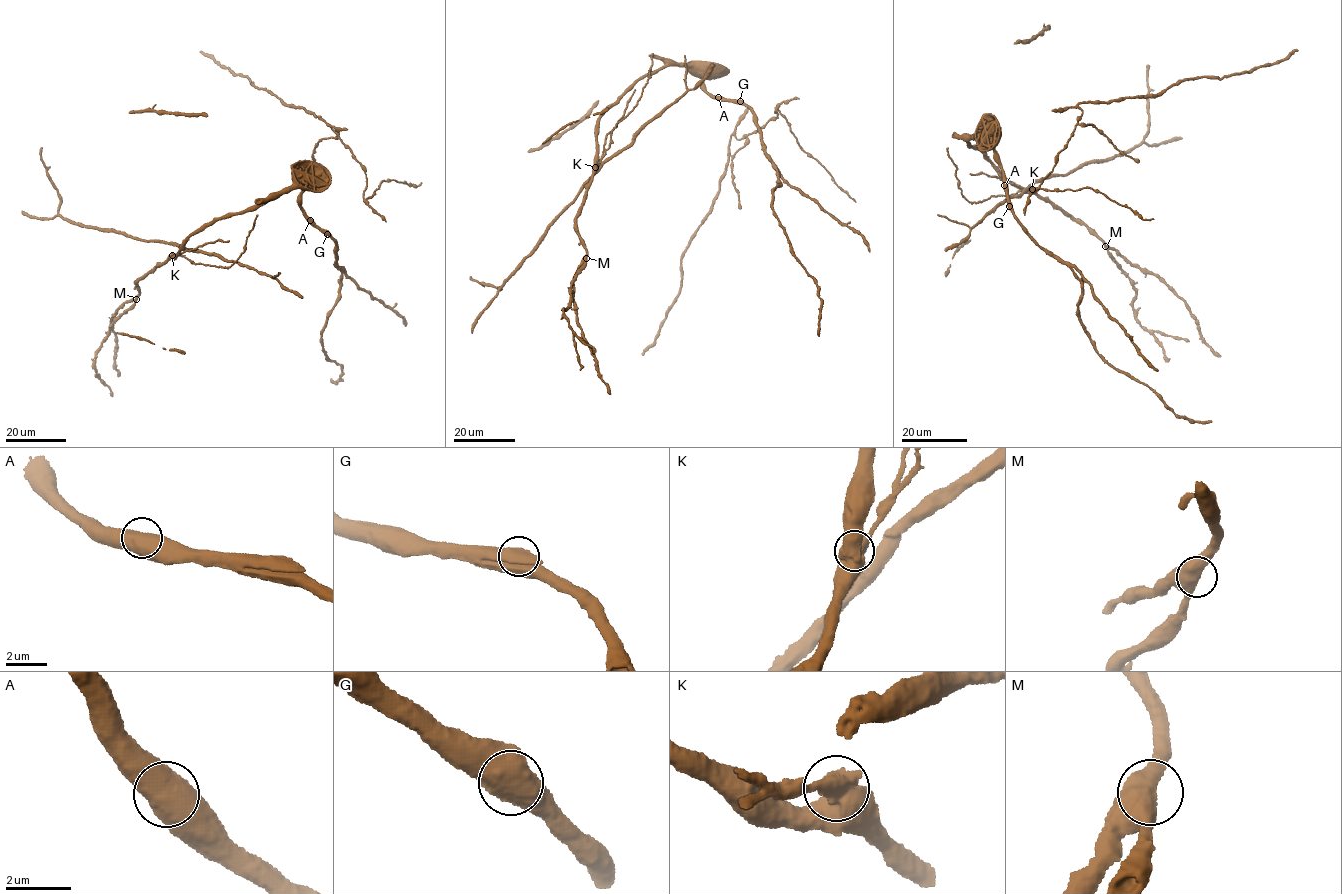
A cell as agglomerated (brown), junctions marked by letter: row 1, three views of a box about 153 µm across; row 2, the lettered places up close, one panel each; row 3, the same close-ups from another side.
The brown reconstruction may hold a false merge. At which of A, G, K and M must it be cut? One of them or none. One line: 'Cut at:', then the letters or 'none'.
Cut at: K

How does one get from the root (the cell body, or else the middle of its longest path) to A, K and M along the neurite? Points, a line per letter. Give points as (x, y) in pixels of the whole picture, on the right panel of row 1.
A: (996, 154), (1004, 185)
K: (996, 154), (990, 143), (969, 136), (968, 144), (984, 153), (984, 157), (1001, 174), (1027, 191), (1032, 189)
M: (996, 154), (990, 143), (969, 136), (968, 144), (984, 153), (1010, 181), (1048, 199), (1083, 223), (1105, 246)

